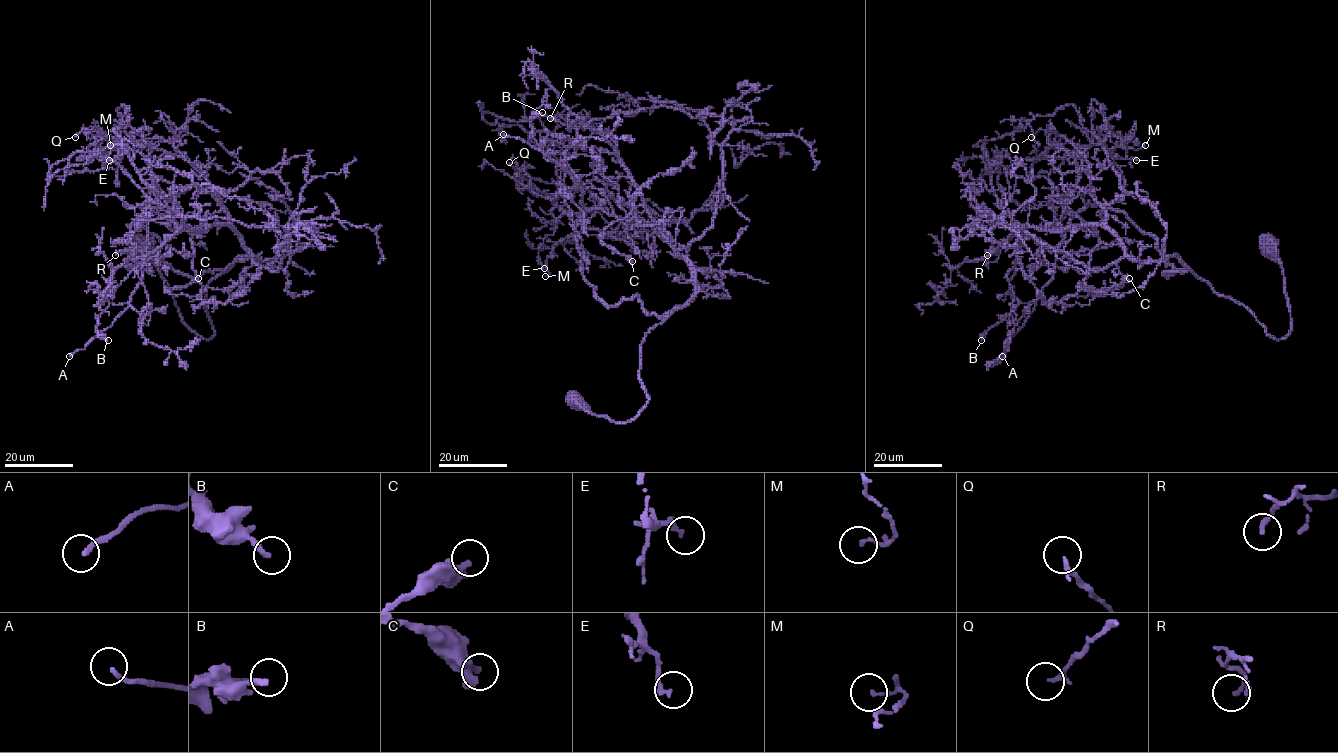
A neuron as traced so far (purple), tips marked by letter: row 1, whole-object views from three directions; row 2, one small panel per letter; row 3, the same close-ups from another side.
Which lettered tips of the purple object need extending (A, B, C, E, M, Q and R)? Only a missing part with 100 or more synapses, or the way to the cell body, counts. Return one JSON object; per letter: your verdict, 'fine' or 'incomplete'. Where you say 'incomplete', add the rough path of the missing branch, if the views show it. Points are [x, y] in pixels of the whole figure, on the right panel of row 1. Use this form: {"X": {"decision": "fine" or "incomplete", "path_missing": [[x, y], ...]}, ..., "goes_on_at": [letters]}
{"A": {"decision": "incomplete", "path_missing": [[1002, 356], [987, 358], [973, 369], [965, 370], [967, 375]]}, "B": {"decision": "fine"}, "C": {"decision": "fine"}, "E": {"decision": "fine"}, "M": {"decision": "fine"}, "Q": {"decision": "fine"}, "R": {"decision": "fine"}, "goes_on_at": ["A"]}

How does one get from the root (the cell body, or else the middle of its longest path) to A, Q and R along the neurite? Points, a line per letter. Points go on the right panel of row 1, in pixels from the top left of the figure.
A: (1268, 246), (1290, 312), (1277, 339), (1189, 268), (1167, 277), (1158, 242), (1122, 212), (1086, 206), (1002, 356)
Q: (1268, 246), (1277, 339), (1086, 203), (1080, 148), (1031, 137)
R: (1268, 246), (1290, 312), (1277, 339), (1177, 256), (1132, 259), (1099, 225), (1020, 226), (987, 255)

